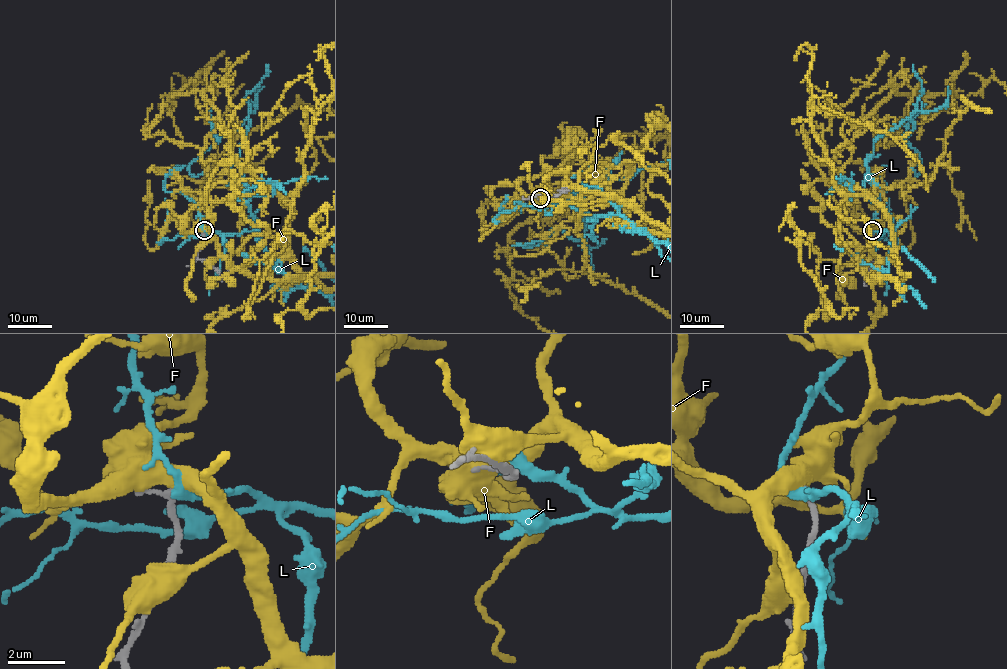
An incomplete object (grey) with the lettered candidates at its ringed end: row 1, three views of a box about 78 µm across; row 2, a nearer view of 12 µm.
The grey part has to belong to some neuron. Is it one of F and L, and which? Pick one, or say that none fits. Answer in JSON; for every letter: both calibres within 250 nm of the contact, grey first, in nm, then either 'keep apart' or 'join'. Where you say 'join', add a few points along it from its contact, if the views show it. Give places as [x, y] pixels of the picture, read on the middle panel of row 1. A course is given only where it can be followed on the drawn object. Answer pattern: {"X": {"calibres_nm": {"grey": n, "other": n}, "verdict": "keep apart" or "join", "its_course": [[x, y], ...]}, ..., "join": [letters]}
{"F": {"calibres_nm": {"grey": 170, "other": 500}, "verdict": "keep apart"}, "L": {"calibres_nm": {"grey": 180, "other": 380}, "verdict": "keep apart"}, "join": []}

